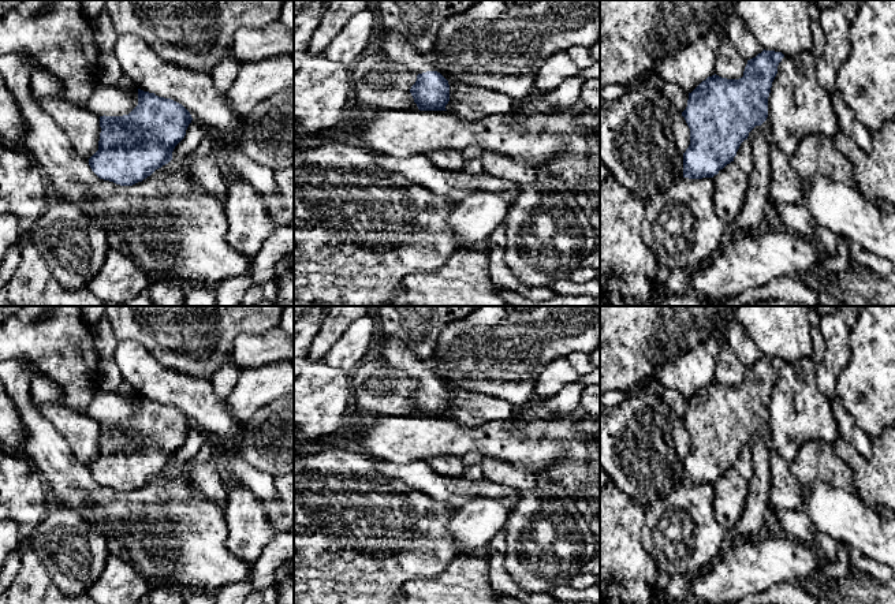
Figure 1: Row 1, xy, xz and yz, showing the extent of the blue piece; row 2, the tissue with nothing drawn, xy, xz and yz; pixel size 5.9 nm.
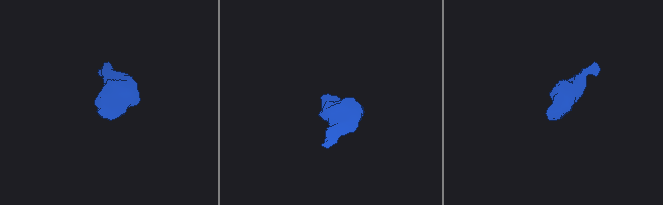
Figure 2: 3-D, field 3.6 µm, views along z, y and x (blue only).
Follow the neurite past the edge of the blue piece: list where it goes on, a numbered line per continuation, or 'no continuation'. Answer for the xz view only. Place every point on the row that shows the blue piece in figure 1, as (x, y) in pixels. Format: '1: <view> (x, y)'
1: xz (396, 48)

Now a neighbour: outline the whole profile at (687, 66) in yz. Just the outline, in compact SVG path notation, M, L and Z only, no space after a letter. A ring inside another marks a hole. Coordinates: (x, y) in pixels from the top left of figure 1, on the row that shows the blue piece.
M720 23L708 36L659 59L659 82L676 83L689 94L708 77L715 75L717 51L726 29L727 23Z

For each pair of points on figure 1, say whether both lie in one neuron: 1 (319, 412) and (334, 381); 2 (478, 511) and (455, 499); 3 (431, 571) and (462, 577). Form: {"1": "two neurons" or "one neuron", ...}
{"1": "one neuron", "2": "two neurons", "3": "two neurons"}

